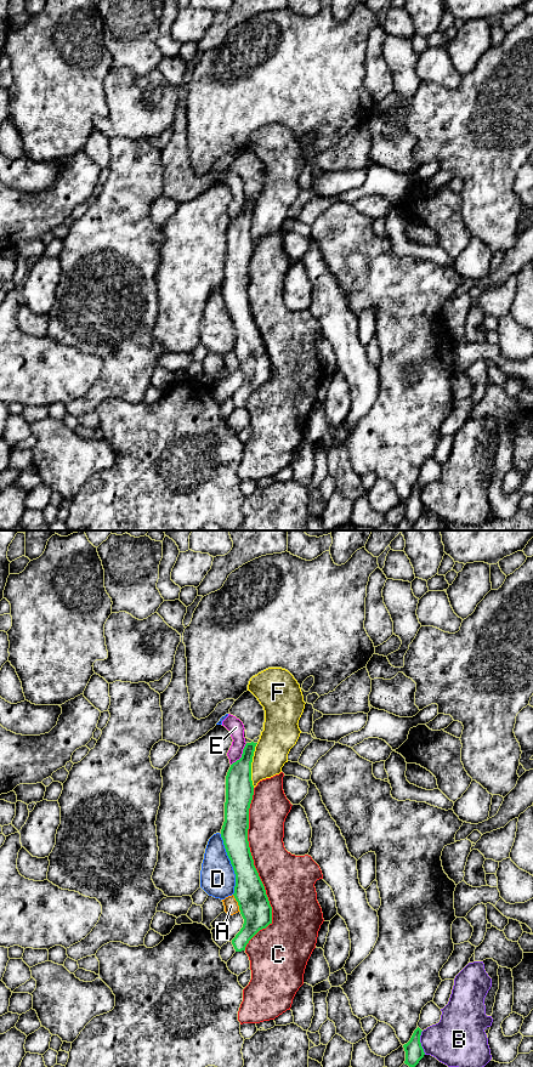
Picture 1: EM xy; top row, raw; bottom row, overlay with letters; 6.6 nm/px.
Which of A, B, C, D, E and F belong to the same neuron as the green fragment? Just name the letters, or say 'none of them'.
none of them

